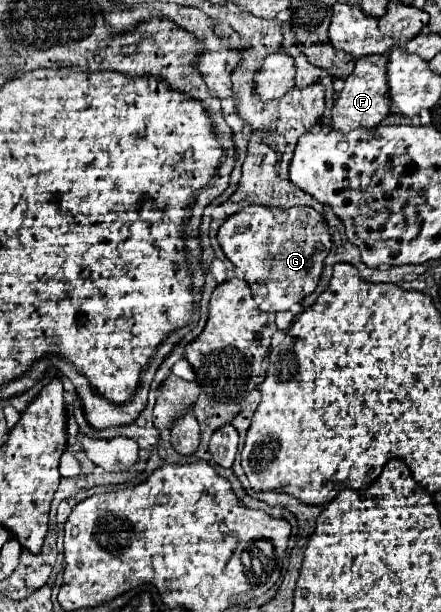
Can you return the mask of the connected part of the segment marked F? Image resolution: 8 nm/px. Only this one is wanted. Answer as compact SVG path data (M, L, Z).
M368 55L356 61L354 71L344 81L344 89L338 93L338 99L332 105L332 129L350 133L354 129L372 129L376 127L388 113L390 101L386 91L386 63L388 55Z

